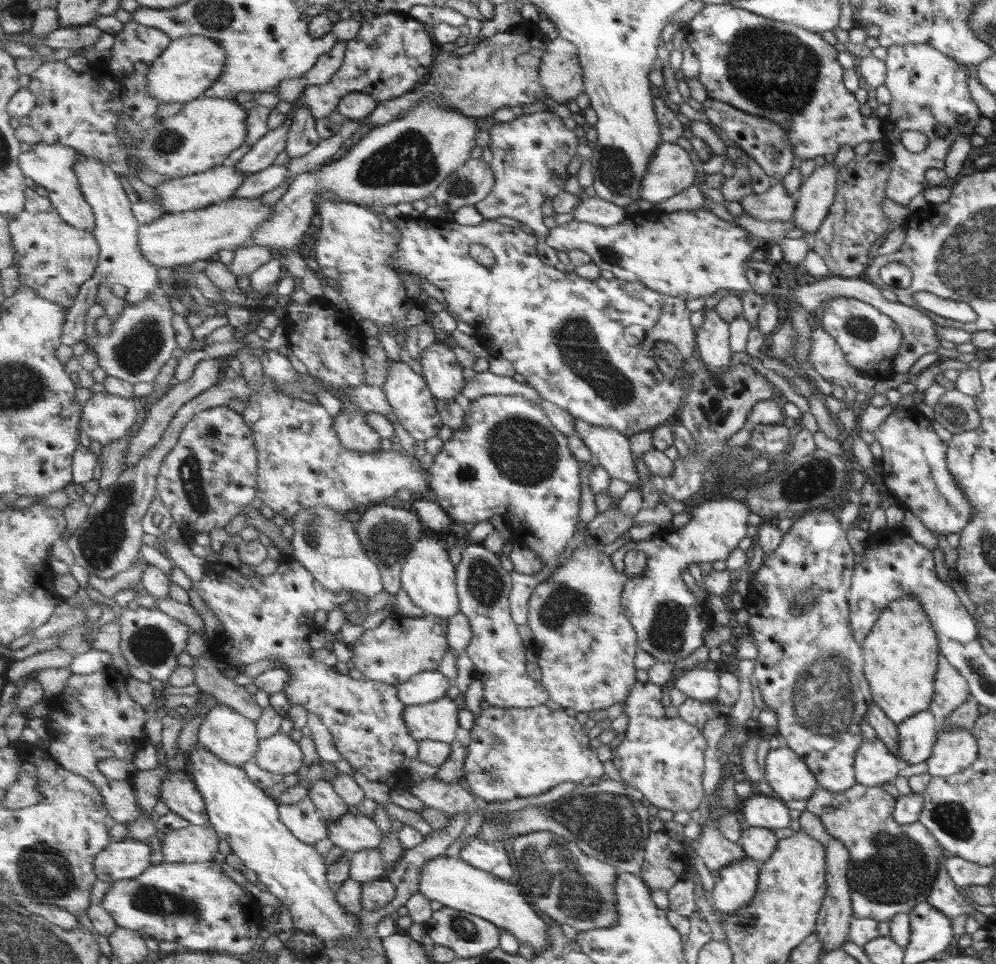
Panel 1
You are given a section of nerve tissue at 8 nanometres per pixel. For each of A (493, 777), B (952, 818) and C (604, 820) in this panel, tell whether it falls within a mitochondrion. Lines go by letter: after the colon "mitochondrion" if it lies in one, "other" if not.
A: mitochondrion
B: mitochondrion
C: mitochondrion

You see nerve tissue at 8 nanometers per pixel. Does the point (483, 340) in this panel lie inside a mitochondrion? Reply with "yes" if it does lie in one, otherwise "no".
no

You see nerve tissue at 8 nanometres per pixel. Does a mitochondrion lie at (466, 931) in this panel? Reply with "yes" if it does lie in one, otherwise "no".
yes

